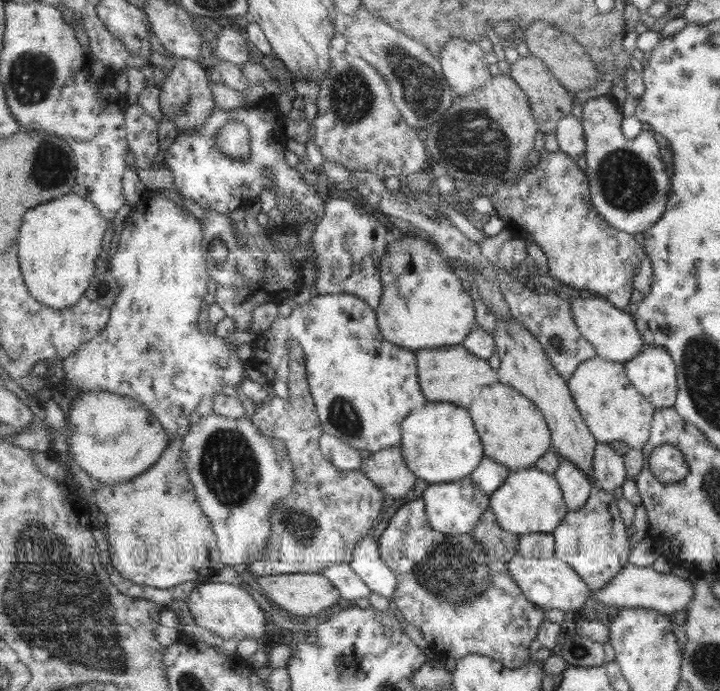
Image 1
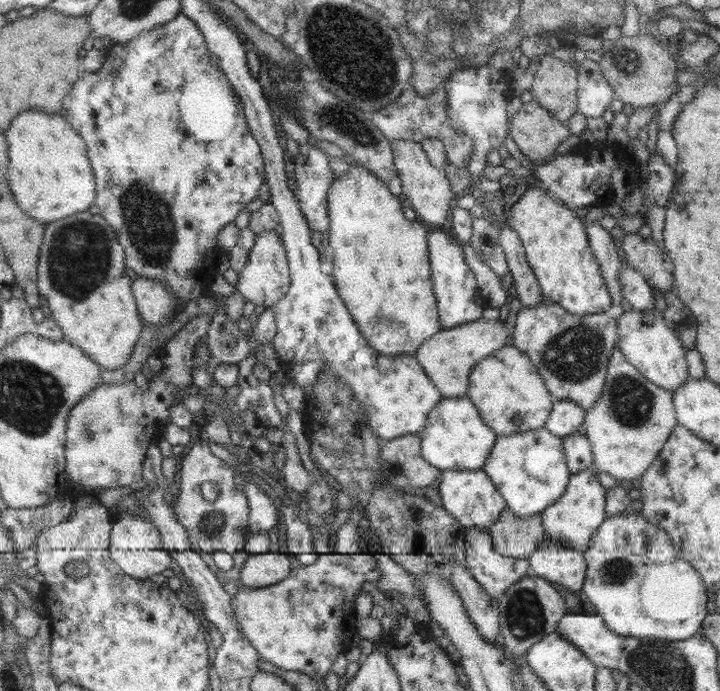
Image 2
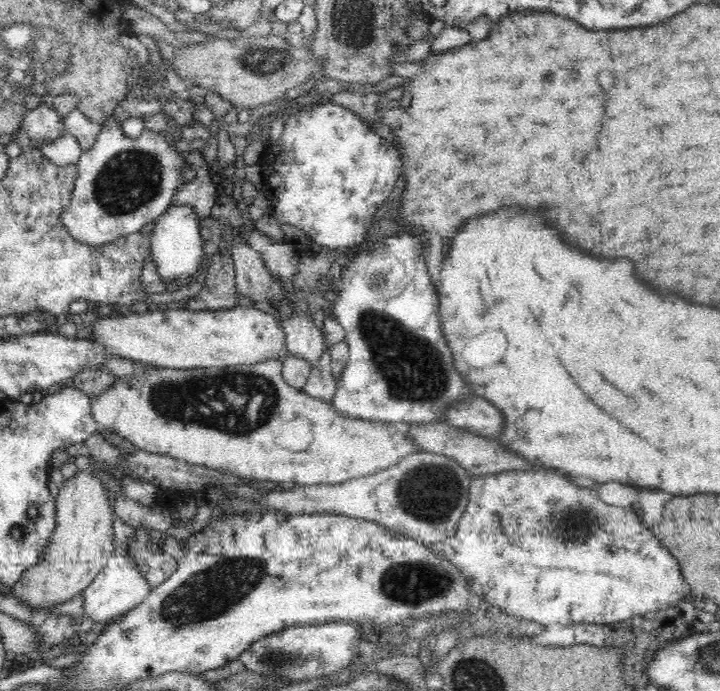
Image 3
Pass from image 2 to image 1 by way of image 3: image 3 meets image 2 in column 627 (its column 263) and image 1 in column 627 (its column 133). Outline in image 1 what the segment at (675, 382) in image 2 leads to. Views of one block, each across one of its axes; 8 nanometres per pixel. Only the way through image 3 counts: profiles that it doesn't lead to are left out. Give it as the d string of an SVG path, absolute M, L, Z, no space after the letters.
M600 297L575 298L573 300L573 316L581 334L597 350L597 354L607 360L618 363L626 363L633 357L641 354L644 342L640 329L636 326L636 320L617 308L612 302Z

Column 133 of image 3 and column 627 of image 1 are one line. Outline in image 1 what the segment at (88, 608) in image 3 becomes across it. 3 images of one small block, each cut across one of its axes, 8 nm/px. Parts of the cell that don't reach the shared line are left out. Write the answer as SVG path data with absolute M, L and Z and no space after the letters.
M631 561L622 568L622 570L600 591L591 594L591 598L597 602L604 604L609 610L618 608L645 608L659 612L661 615L668 615L671 612L679 612L681 608L685 608L692 600L693 584L689 579L678 578L673 574L656 572L655 569L642 567Z

